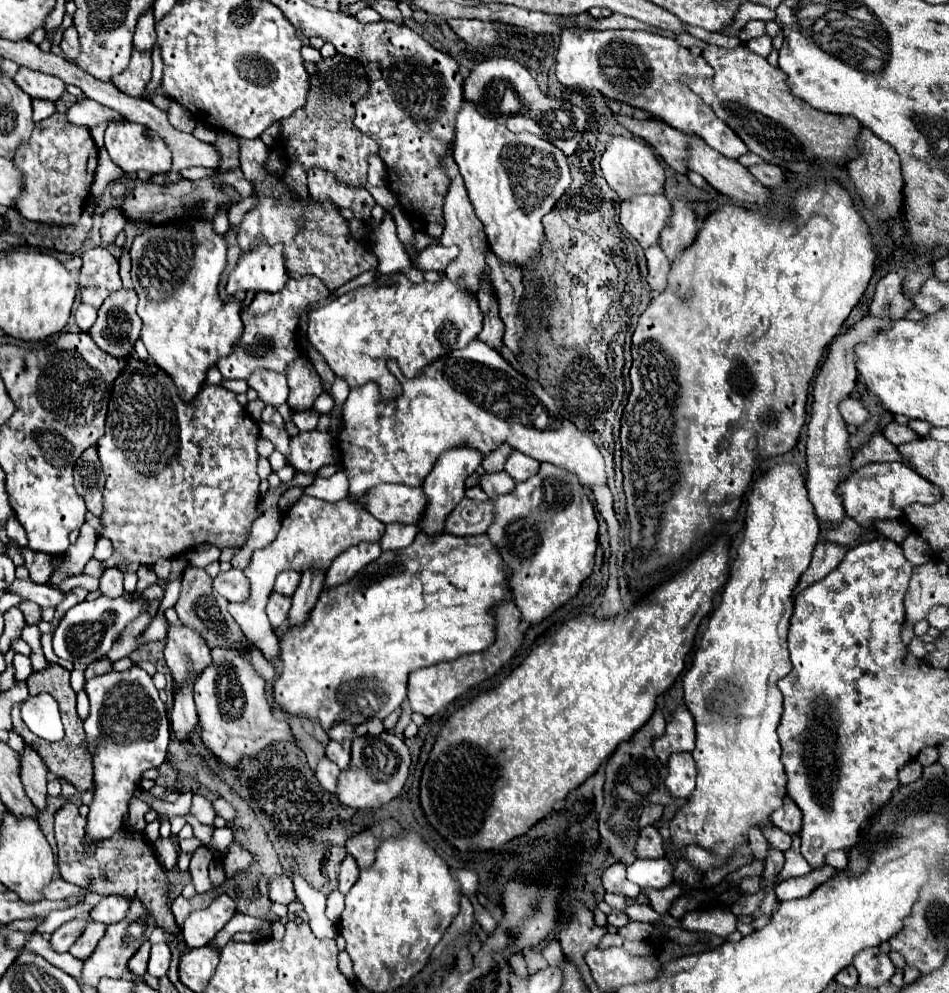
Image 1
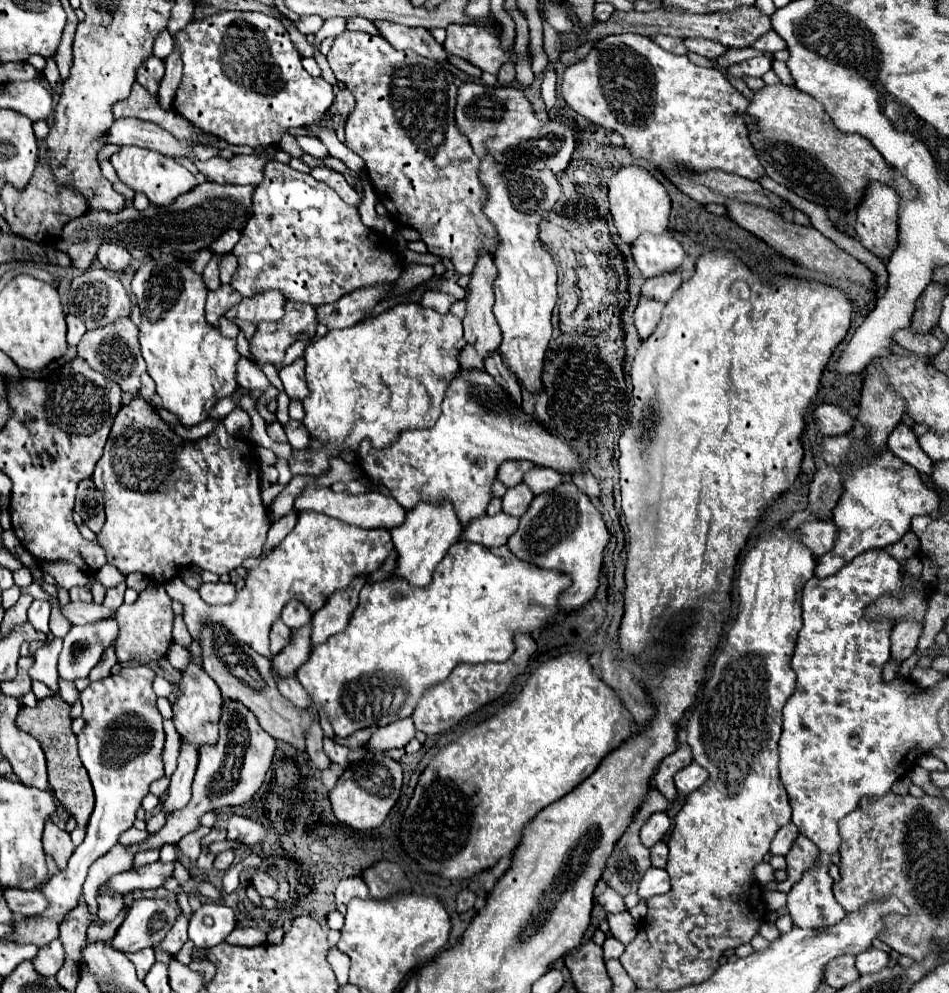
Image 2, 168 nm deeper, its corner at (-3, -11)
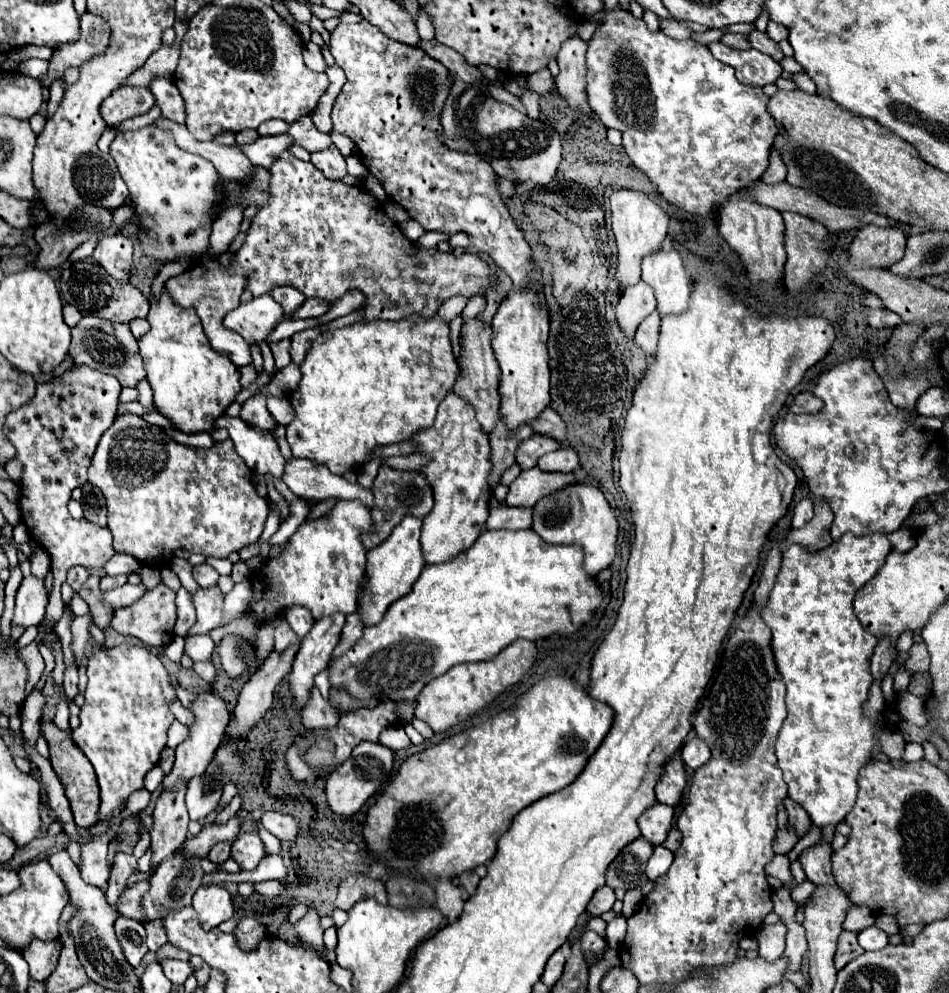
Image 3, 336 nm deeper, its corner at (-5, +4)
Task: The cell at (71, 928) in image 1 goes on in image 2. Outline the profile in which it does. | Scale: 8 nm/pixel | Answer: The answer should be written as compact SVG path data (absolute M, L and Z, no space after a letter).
M54 939L52 943L44 945L38 955L32 959L34 963L34 969L44 975L44 977L50 977L50 975L56 975L64 963L64 947L62 947L62 941L60 939Z

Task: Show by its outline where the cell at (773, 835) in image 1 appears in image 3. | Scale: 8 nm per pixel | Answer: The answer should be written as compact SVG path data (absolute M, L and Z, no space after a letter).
M790 798L784 800L784 806L786 806L786 812L788 812L788 824L796 830L798 836L804 836L804 832L808 832L808 828L810 828L808 812Z

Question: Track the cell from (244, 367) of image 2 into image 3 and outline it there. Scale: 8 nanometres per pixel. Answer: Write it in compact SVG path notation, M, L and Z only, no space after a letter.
M210 258L200 260L198 264L190 266L188 270L184 270L182 274L168 278L164 288L168 292L168 296L174 300L174 304L182 306L182 308L194 308L202 326L204 326L204 334L210 340L210 346L220 352L226 354L236 366L246 366L250 364L252 356L250 356L250 346L244 342L242 336L238 336L236 332L224 328L223 319L232 312L232 308L240 306L240 294L244 290L244 280L240 280L240 276L228 276L224 272L220 272L218 264Z

